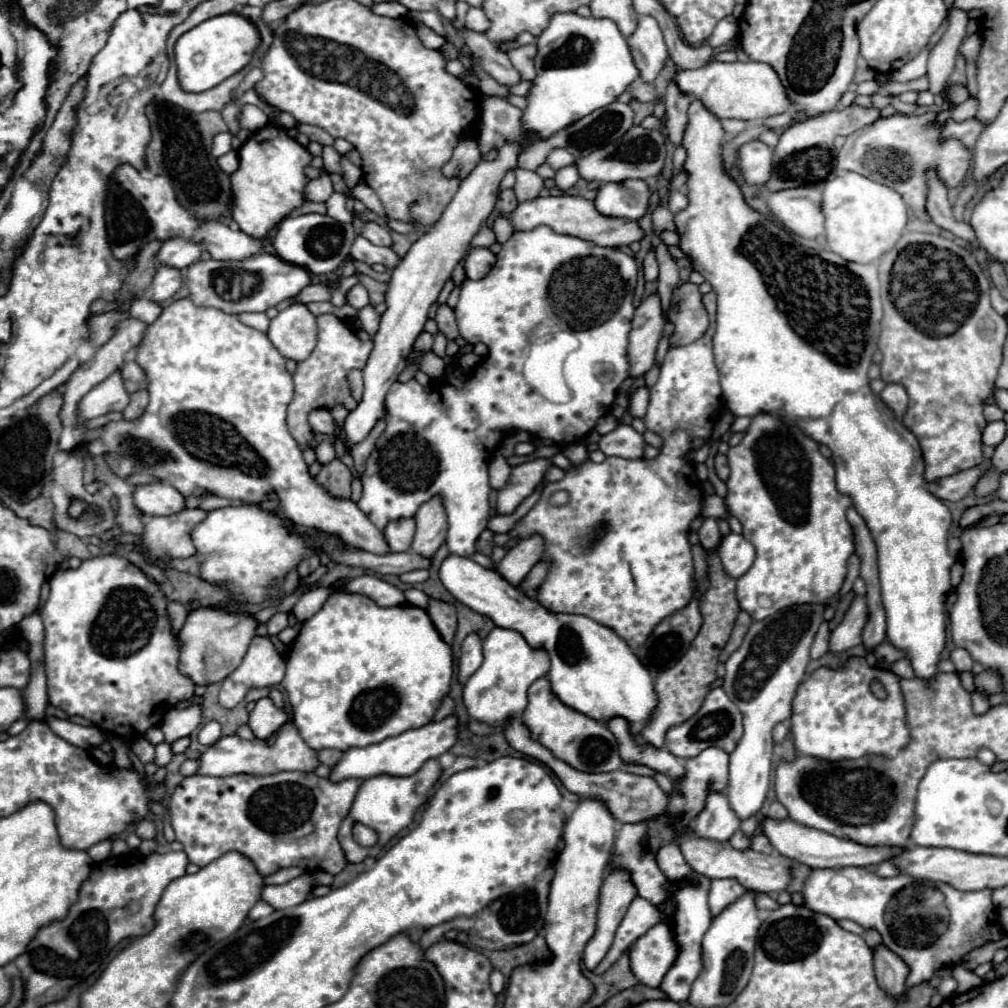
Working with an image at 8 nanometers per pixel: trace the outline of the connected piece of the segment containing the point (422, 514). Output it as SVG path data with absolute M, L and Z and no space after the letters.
M431 497L431 501L425 501L415 513L415 521L417 533L411 549L423 557L431 557L447 537L447 513L443 509L443 499Z

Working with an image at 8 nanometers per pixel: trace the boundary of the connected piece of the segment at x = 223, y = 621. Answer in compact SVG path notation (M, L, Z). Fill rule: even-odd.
M201 607L191 611L181 633L181 673L189 675L195 685L223 681L243 659L251 639L257 635L259 621L249 613L231 613L225 607Z

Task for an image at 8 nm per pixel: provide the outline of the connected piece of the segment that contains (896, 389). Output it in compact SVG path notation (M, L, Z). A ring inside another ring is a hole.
M887 383L887 387L879 393L879 397L893 409L897 417L903 417L907 409L907 391L899 383Z

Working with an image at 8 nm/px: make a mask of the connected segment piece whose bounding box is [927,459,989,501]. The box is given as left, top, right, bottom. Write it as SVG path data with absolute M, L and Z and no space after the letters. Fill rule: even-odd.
M985 459L975 469L967 469L967 471L951 475L951 477L943 477L939 481L931 481L927 485L927 489L929 489L929 493L933 493L935 497L939 497L943 501L959 501L959 499L963 499L973 489L975 481L987 469L987 465L989 465L989 461Z

